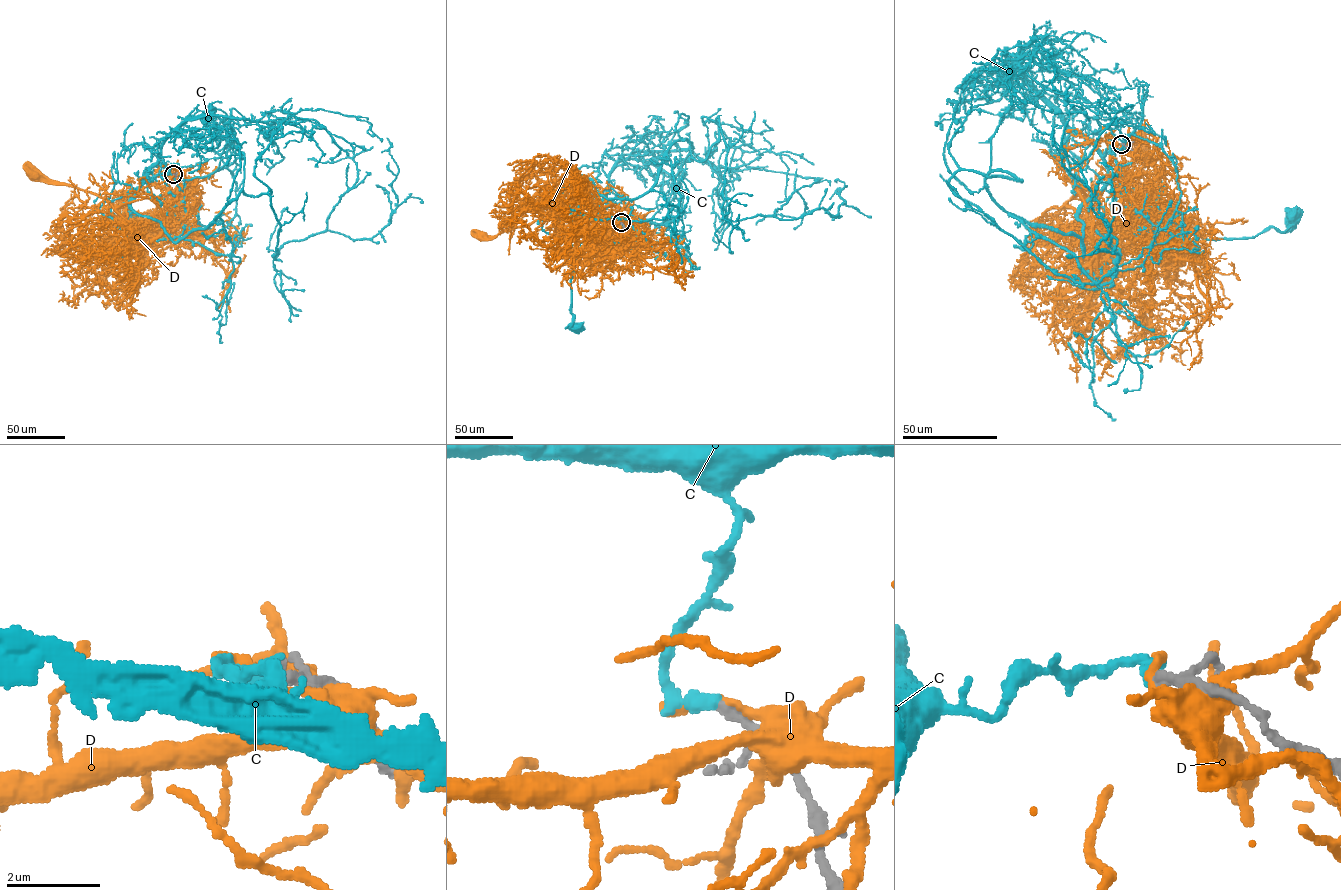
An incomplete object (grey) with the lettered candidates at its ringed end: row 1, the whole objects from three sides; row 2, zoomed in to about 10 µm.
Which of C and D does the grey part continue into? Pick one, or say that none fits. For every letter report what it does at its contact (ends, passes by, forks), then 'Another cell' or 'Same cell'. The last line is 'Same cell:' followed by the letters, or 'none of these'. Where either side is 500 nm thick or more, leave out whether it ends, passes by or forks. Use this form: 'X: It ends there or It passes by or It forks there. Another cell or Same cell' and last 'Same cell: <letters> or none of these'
C: It ends there. Same cell
D: It forks there. Another cell
Same cell: C

